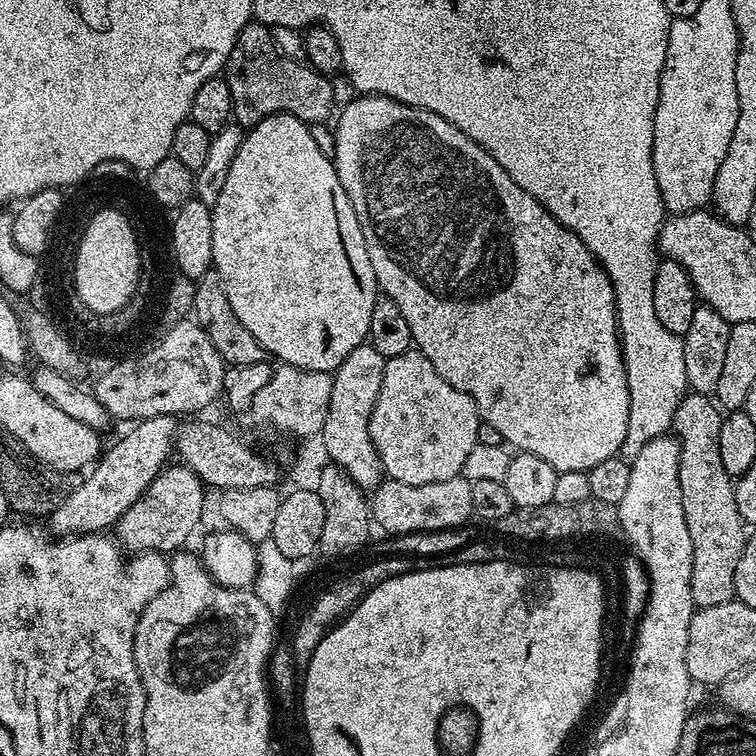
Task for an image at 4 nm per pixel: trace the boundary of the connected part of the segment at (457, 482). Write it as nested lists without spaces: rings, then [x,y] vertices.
[[[463,475],[455,476],[454,478],[446,478],[446,482],[426,482],[422,486],[410,486],[406,482],[398,482],[397,480],[385,479],[370,496],[370,520],[373,525],[376,524],[384,532],[389,532],[392,536],[408,536],[411,532],[440,532],[443,528],[456,528],[459,524],[464,524],[467,520],[473,519],[472,507],[470,506],[470,486],[472,481],[465,480]]]

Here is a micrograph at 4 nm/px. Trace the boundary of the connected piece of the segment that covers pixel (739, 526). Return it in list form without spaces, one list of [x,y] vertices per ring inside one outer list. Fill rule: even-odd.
[[[689,391],[676,407],[671,426],[680,442],[678,482],[682,486],[682,514],[686,514],[686,530],[690,530],[690,542],[694,542],[690,590],[697,609],[721,606],[735,597],[734,574],[744,553],[746,539],[746,525],[736,505],[734,480],[722,466],[722,453],[718,450],[721,419],[721,409],[712,396]]]

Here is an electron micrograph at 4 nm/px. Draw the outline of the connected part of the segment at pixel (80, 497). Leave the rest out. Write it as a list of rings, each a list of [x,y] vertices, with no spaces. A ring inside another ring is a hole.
[[[175,416],[146,418],[133,423],[129,427],[132,429],[117,444],[112,444],[109,448],[107,445],[103,449],[98,463],[87,473],[89,476],[85,475],[81,479],[80,485],[64,499],[62,506],[58,506],[52,511],[50,523],[52,523],[53,530],[56,531],[53,533],[60,538],[90,536],[103,533],[116,525],[122,518],[122,514],[126,514],[126,510],[130,510],[130,506],[134,506],[134,502],[138,502],[138,498],[142,498],[142,494],[148,489],[150,482],[154,482],[154,478],[160,473],[160,469],[169,463],[174,452],[174,437],[177,427],[178,420]]]

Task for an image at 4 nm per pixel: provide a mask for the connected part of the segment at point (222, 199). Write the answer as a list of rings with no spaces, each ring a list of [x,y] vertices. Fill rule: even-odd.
[[[281,114],[268,116],[254,127],[247,129],[242,146],[238,146],[238,154],[234,154],[234,162],[230,162],[230,174],[226,174],[222,194],[218,194],[218,202],[211,205],[211,210],[214,234],[212,268],[220,275],[220,285],[226,290],[230,310],[238,314],[238,322],[242,322],[242,326],[246,326],[246,330],[250,330],[250,334],[258,338],[258,342],[269,357],[277,356],[281,365],[304,368],[308,372],[335,372],[346,358],[346,354],[350,354],[350,350],[354,350],[368,339],[370,314],[374,310],[378,285],[374,266],[370,266],[366,238],[362,238],[362,226],[358,226],[358,218],[338,182],[335,163],[329,156],[322,154],[322,150],[318,150],[311,127],[303,120]]]

